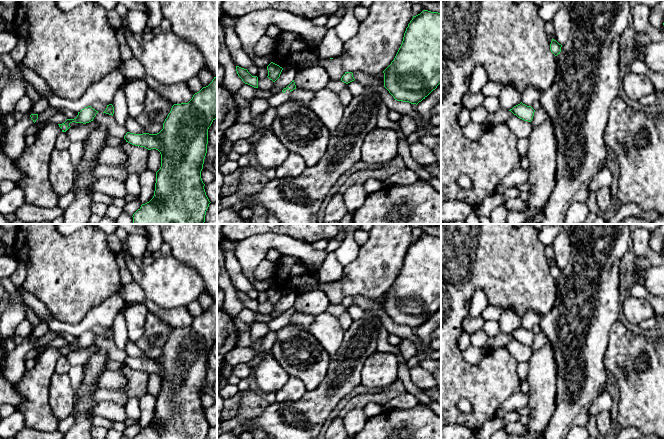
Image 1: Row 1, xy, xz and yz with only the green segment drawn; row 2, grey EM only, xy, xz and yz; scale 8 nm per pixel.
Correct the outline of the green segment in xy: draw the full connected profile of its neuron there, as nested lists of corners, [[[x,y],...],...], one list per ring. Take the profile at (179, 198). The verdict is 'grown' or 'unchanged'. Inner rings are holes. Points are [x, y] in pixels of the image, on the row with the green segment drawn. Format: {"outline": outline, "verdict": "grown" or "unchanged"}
{"outline": [[[217,77],[212,82],[195,93],[188,103],[174,104],[163,123],[163,129],[157,134],[134,134],[127,132],[126,142],[144,147],[148,150],[156,149],[161,154],[161,167],[156,172],[156,183],[153,198],[142,204],[133,214],[133,224],[203,224],[206,211],[211,203],[206,195],[205,184],[201,178],[204,159],[207,153],[208,129],[217,118]]], "verdict": "unchanged"}

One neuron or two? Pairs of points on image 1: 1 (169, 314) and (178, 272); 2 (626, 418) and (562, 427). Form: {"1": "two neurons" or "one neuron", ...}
{"1": "two neurons", "2": "two neurons"}

